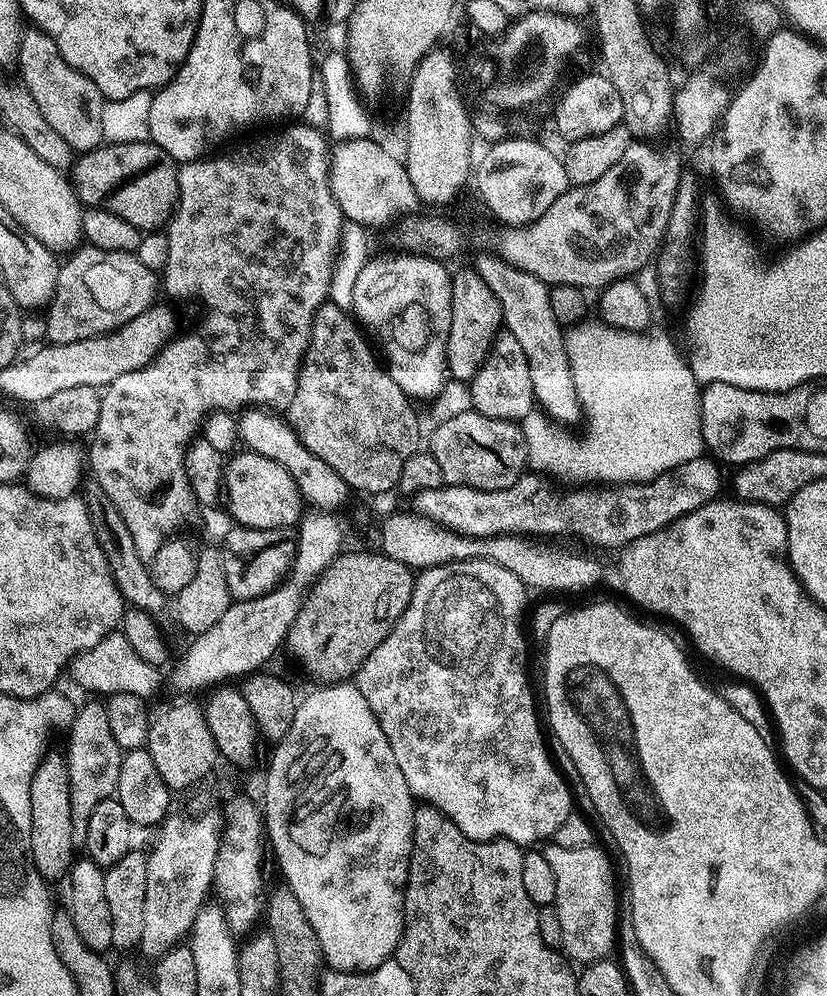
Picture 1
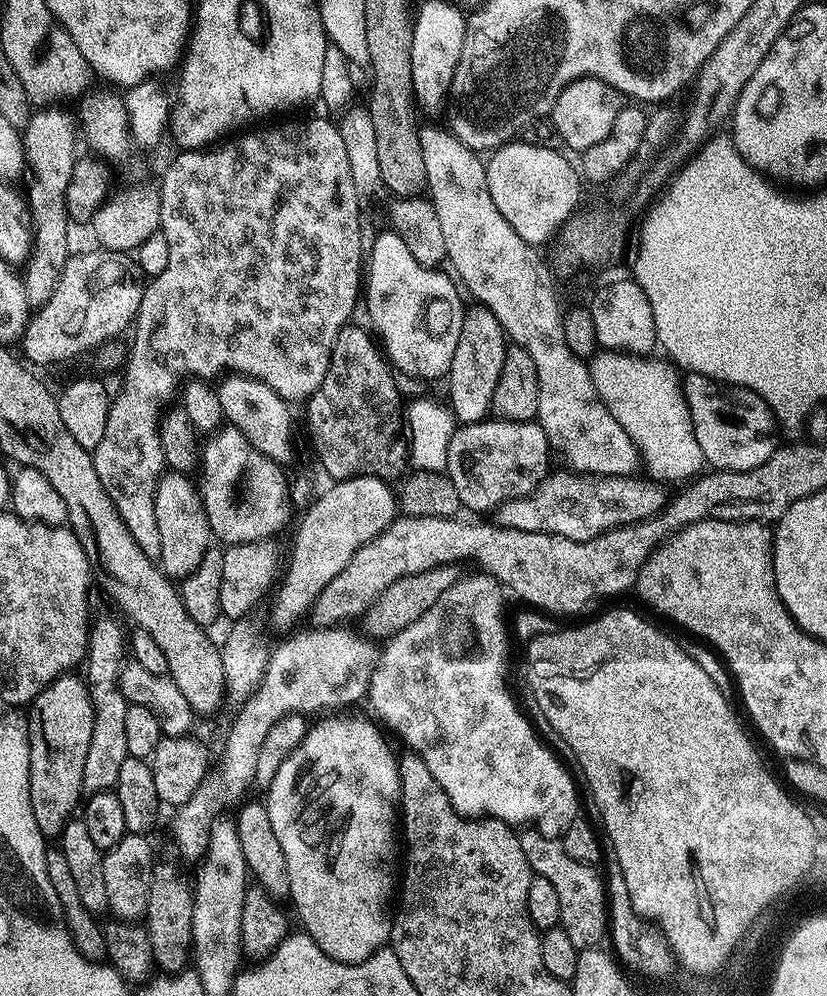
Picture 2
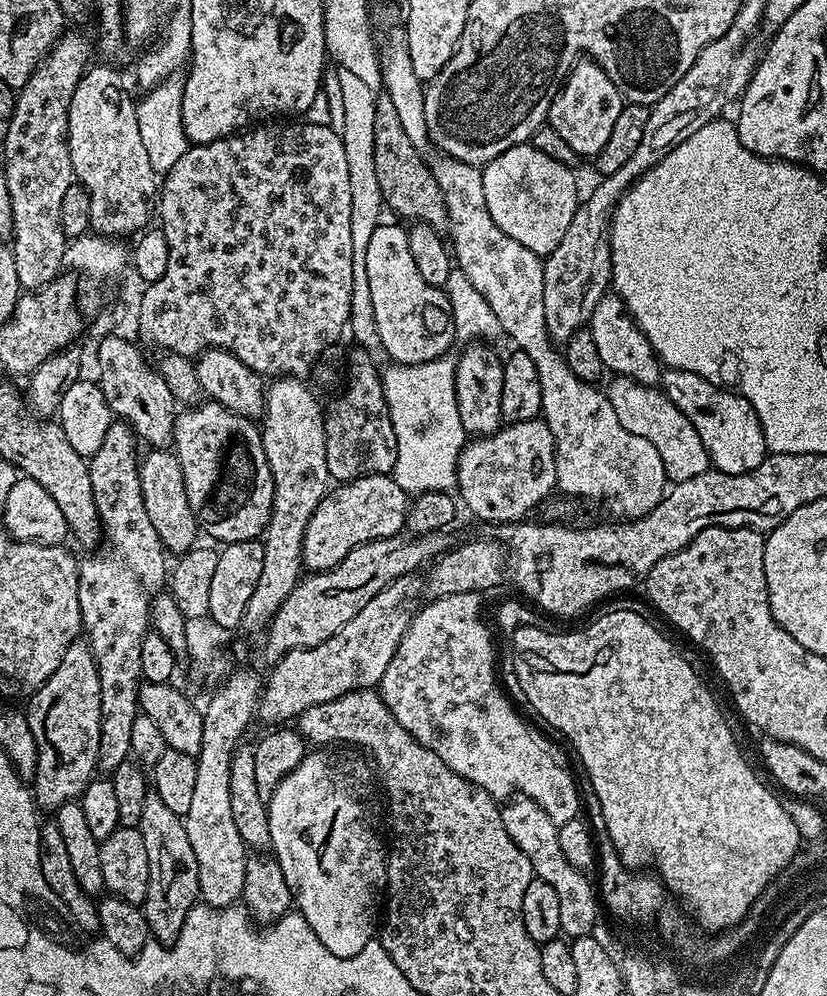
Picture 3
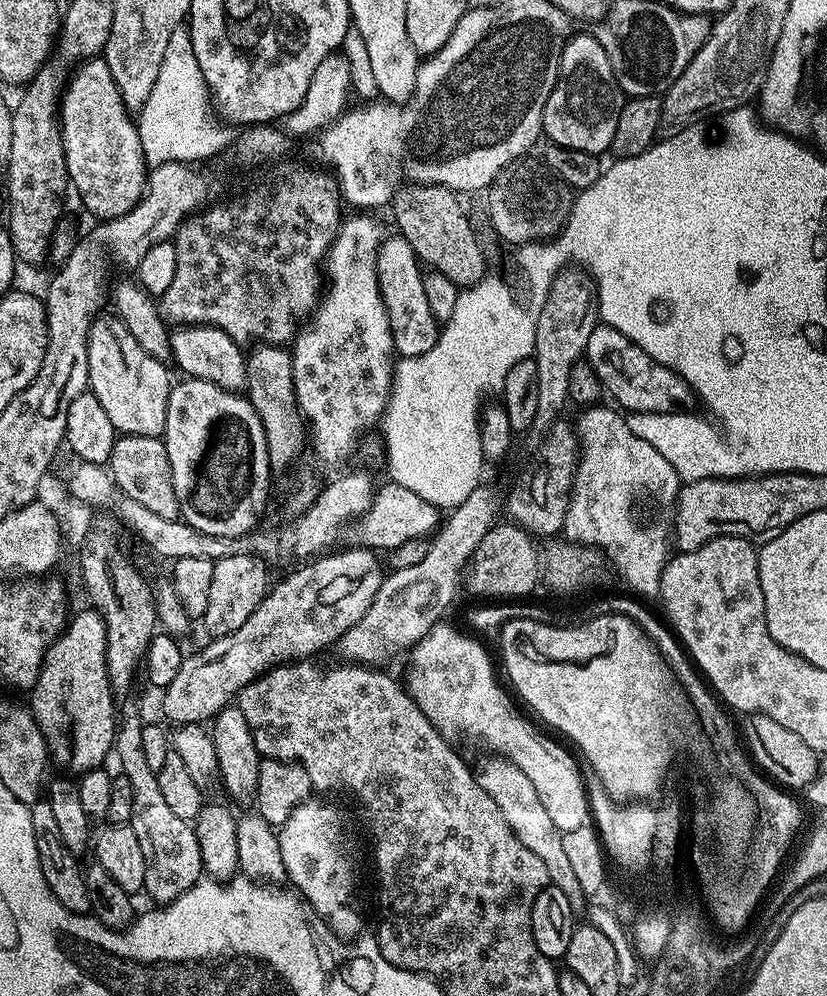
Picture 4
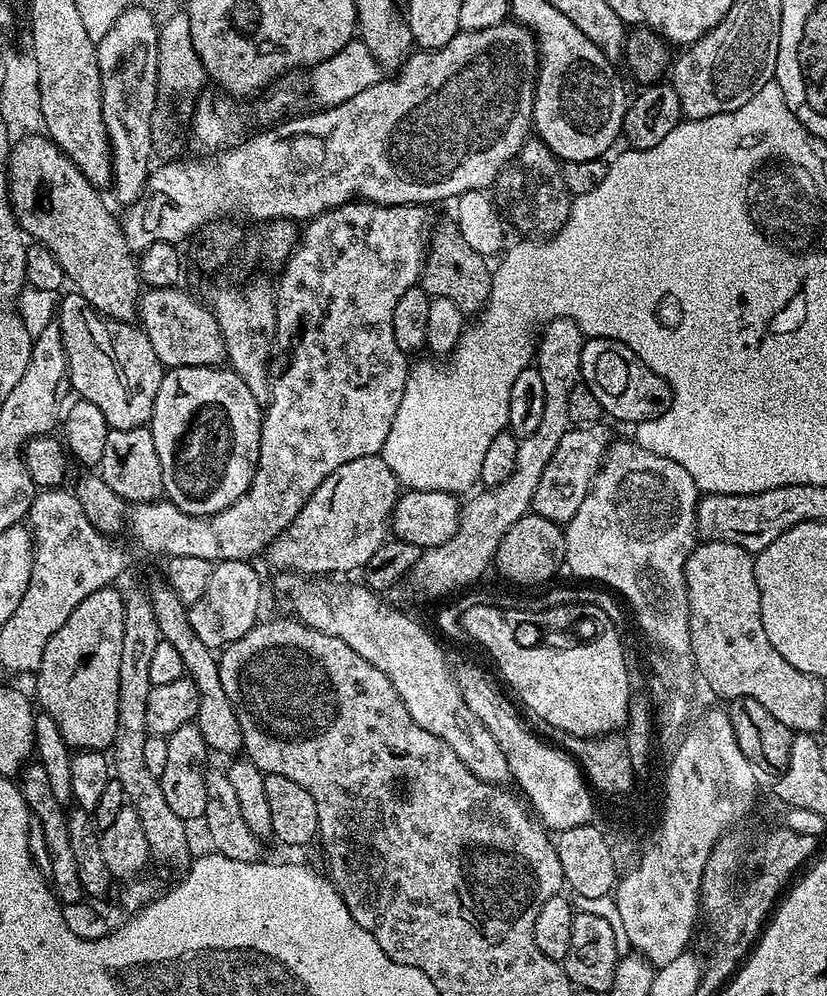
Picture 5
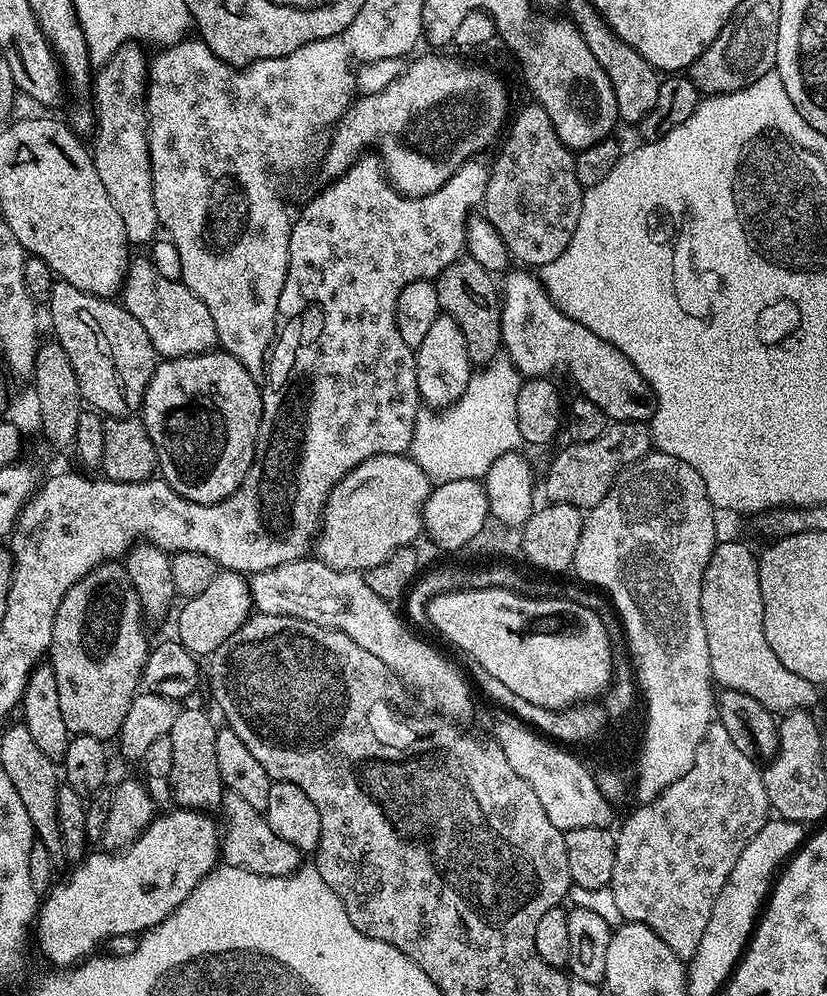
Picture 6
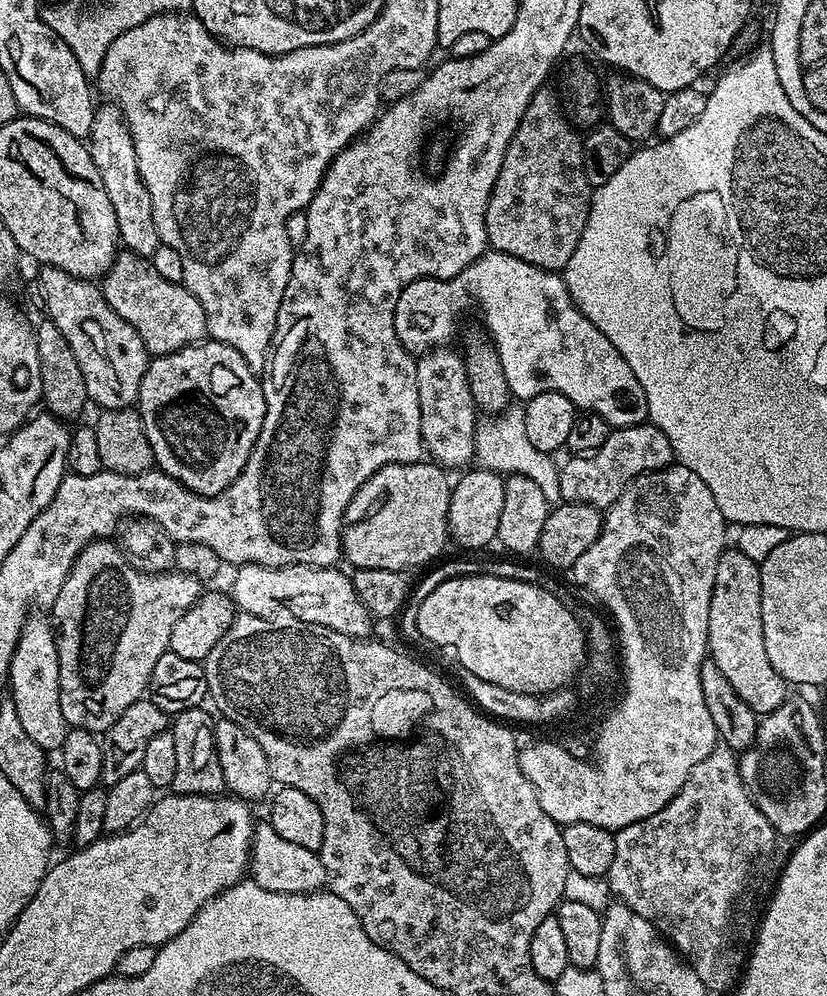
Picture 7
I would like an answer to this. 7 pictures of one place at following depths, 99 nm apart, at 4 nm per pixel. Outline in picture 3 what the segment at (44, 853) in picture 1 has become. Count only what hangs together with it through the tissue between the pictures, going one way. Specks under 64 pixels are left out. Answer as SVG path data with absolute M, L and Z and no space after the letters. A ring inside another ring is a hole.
M77 642L66 650L58 670L33 695L27 697L26 715L37 743L36 773L30 791L37 809L55 813L64 804L79 801L80 795L98 772L98 742L102 722L102 698L98 666L87 643Z

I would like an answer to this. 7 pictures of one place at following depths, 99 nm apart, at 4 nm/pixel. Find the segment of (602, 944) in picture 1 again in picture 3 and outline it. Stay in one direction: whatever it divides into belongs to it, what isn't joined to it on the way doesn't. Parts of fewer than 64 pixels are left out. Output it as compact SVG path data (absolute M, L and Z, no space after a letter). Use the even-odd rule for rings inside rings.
M522 795L509 799L501 807L500 813L502 826L506 826L506 834L510 834L514 846L518 846L518 850L522 850L522 854L530 858L535 879L554 886L554 891L558 893L558 907L562 917L561 933L568 938L592 935L598 923L597 889L593 881L592 884L588 881L589 877L585 873L579 872L574 866L570 866L570 862L566 862L566 854L562 854L562 846L558 846L558 826L550 818L550 814L546 814L546 810L538 806L538 802Z

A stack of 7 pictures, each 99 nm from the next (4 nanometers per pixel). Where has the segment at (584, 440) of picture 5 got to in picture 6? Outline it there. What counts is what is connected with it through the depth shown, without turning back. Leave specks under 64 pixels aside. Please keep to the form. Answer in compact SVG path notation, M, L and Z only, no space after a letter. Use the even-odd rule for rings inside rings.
M622 420L609 423L608 429L594 438L594 442L569 443L567 447L553 458L548 468L548 481L543 482L542 488L548 491L547 499L553 504L569 504L581 510L590 510L606 498L620 473L653 451L654 445L647 423Z

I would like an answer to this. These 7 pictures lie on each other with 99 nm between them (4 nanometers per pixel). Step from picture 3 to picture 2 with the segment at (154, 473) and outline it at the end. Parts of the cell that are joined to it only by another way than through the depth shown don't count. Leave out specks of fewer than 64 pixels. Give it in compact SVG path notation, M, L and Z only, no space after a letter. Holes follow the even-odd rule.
M165 471L160 477L160 489L156 498L160 539L158 563L160 571L173 582L182 581L190 574L194 574L194 570L198 570L198 562L202 562L202 558L214 544L210 522L206 518L206 510L199 491L193 485L191 488L188 480L189 477L185 473Z

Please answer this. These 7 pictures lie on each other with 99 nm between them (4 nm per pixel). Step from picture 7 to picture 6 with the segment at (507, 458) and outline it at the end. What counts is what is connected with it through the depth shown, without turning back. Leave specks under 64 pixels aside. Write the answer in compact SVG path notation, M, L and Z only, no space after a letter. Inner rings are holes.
M497 358L482 370L473 371L470 382L456 403L439 410L421 410L416 416L416 429L412 435L410 455L433 482L445 480L480 480L487 476L490 466L502 458L502 454L517 451L521 447L518 430L518 390L522 377L507 358Z

